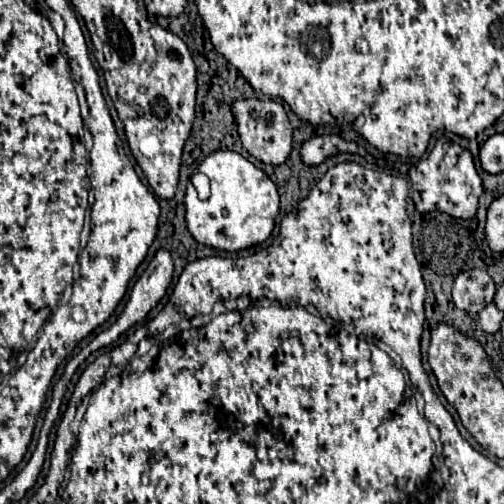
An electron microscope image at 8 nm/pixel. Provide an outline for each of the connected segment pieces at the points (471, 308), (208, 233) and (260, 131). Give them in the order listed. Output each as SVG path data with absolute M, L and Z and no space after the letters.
M478 268L458 274L452 286L454 304L460 310L468 312L474 320L478 318L480 310L484 310L484 306L492 302L494 292L496 288L494 288L492 278L484 270L478 270Z
M216 150L198 170L210 178L210 198L198 200L192 186L186 190L186 224L196 242L222 252L238 252L262 244L274 230L280 196L274 182L238 152Z
M238 100L232 106L234 118L238 126L238 134L242 140L242 146L248 150L250 156L264 164L284 164L292 152L294 138L292 138L292 126L288 120L288 114L284 106L276 100Z

